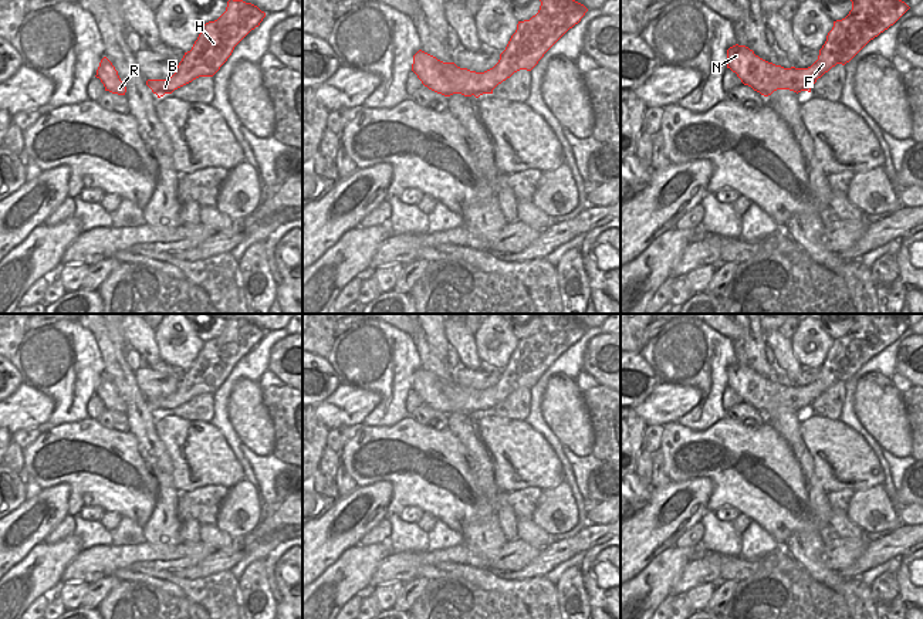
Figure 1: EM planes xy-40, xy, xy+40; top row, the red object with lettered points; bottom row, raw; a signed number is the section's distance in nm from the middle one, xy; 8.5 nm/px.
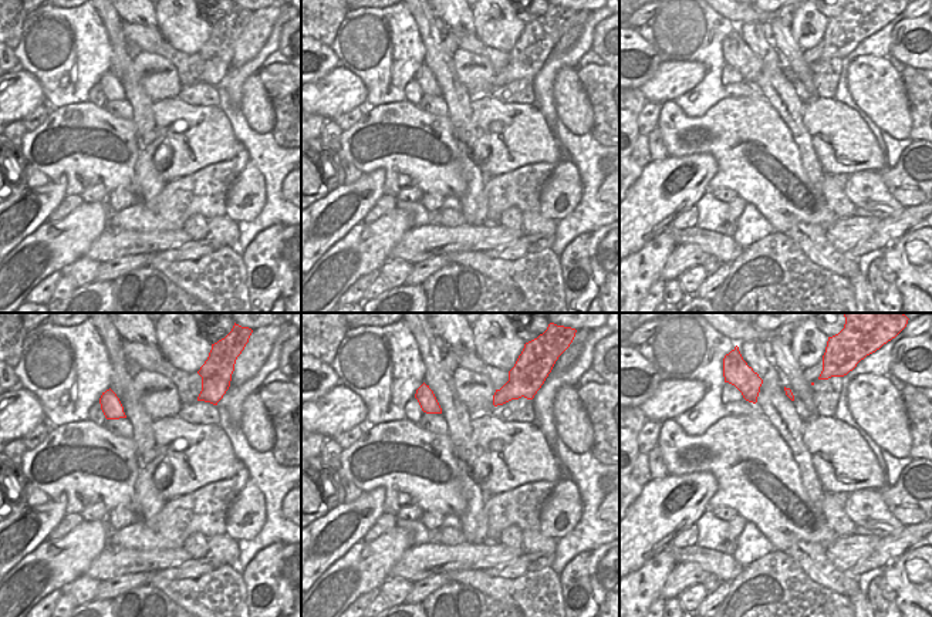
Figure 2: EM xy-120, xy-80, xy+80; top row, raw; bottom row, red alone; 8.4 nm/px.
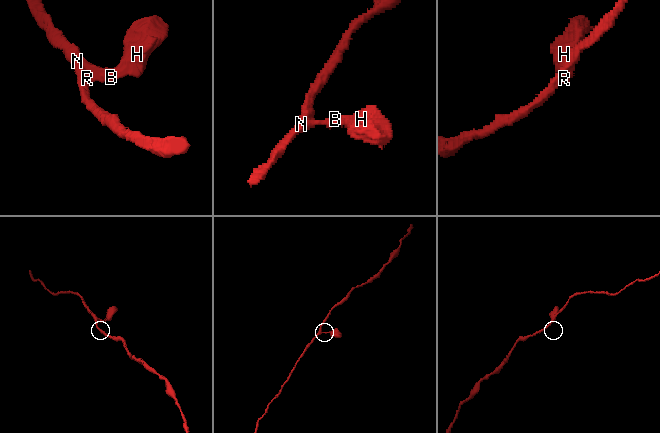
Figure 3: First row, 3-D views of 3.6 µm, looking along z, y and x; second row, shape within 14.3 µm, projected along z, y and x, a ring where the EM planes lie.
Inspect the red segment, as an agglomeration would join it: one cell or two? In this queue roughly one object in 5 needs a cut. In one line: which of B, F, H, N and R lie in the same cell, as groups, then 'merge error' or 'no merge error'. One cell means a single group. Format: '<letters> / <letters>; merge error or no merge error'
B F H N R; no merge error

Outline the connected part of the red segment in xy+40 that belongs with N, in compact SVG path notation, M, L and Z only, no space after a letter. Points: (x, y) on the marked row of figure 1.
M851 0L849 14L834 21L818 60L808 68L784 68L768 62L746 45L727 50L727 68L744 85L764 97L777 89L808 91L836 64L849 62L870 40L893 26L910 7L902 0Z

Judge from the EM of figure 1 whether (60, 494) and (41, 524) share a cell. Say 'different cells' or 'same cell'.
same cell

